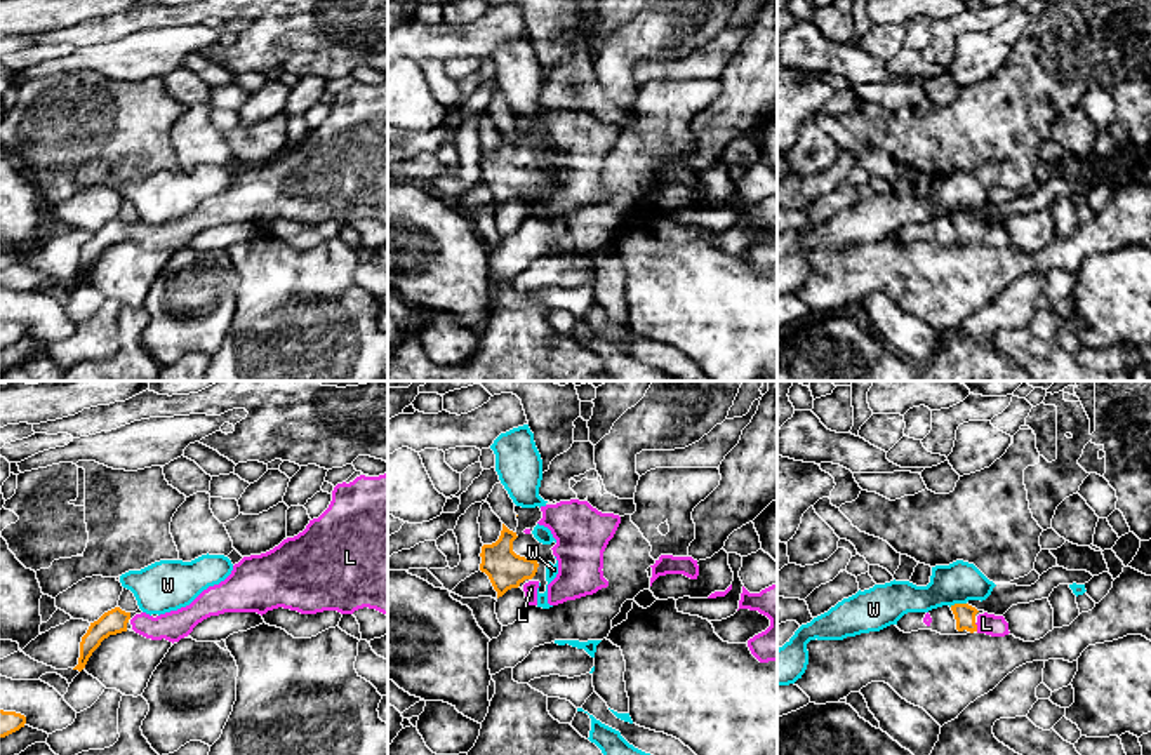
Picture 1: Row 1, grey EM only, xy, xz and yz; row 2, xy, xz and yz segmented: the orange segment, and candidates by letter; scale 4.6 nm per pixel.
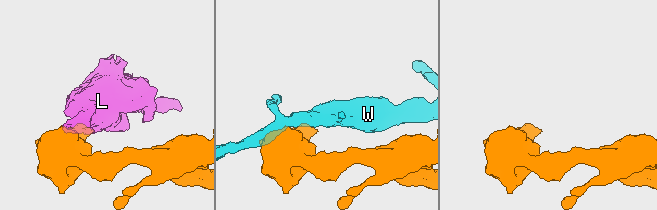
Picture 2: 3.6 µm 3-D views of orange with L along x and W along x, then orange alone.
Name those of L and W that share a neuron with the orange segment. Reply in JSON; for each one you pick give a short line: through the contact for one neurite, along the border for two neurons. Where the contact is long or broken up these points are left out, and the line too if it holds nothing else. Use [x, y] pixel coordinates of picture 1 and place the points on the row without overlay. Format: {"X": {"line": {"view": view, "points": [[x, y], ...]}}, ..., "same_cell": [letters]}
{"same_cell": ["L"]}

